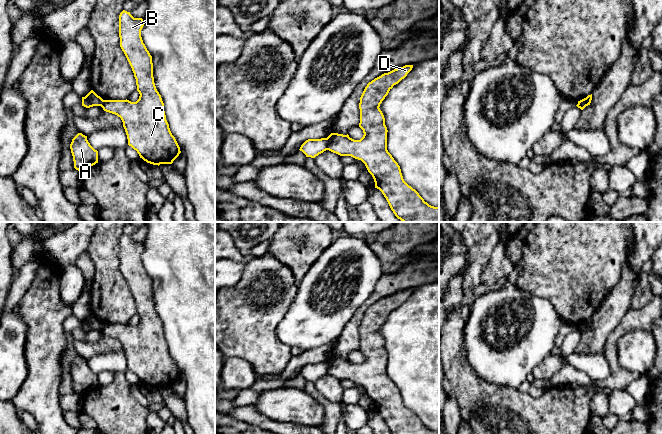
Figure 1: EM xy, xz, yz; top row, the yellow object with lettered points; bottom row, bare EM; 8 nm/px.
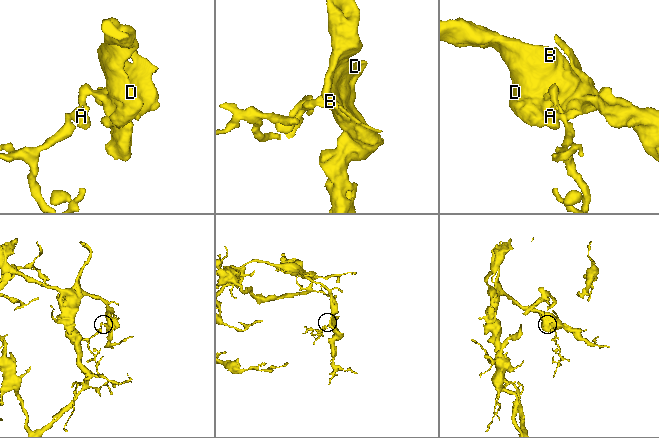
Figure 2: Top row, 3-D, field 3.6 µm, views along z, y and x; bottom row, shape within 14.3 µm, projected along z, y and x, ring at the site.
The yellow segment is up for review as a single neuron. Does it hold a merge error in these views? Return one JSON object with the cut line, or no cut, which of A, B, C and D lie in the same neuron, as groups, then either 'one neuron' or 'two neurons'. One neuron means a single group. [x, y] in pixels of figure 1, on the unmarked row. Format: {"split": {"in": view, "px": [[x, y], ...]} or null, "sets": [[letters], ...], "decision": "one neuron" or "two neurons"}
{"split": {"in": "xz", "px": [[326, 362], [328, 373]]}, "sets": [["A"], ["B", "C", "D"]], "decision": "two neurons"}

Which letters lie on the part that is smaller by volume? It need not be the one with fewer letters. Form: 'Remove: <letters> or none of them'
Remove: A

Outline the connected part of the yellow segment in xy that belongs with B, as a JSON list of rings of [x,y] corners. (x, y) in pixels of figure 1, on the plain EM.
[[[123,234],[119,239],[120,271],[124,276],[136,303],[140,320],[136,326],[129,324],[104,324],[104,335],[117,339],[123,346],[128,369],[137,375],[140,382],[153,389],[172,388],[181,377],[180,371],[172,359],[166,344],[164,327],[156,313],[153,301],[152,280],[141,261],[144,250],[142,242],[134,242],[130,236]]]

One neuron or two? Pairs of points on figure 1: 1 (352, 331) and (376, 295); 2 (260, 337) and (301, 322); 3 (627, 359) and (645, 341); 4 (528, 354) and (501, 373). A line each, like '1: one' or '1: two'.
1: one
2: two
3: one
4: one

